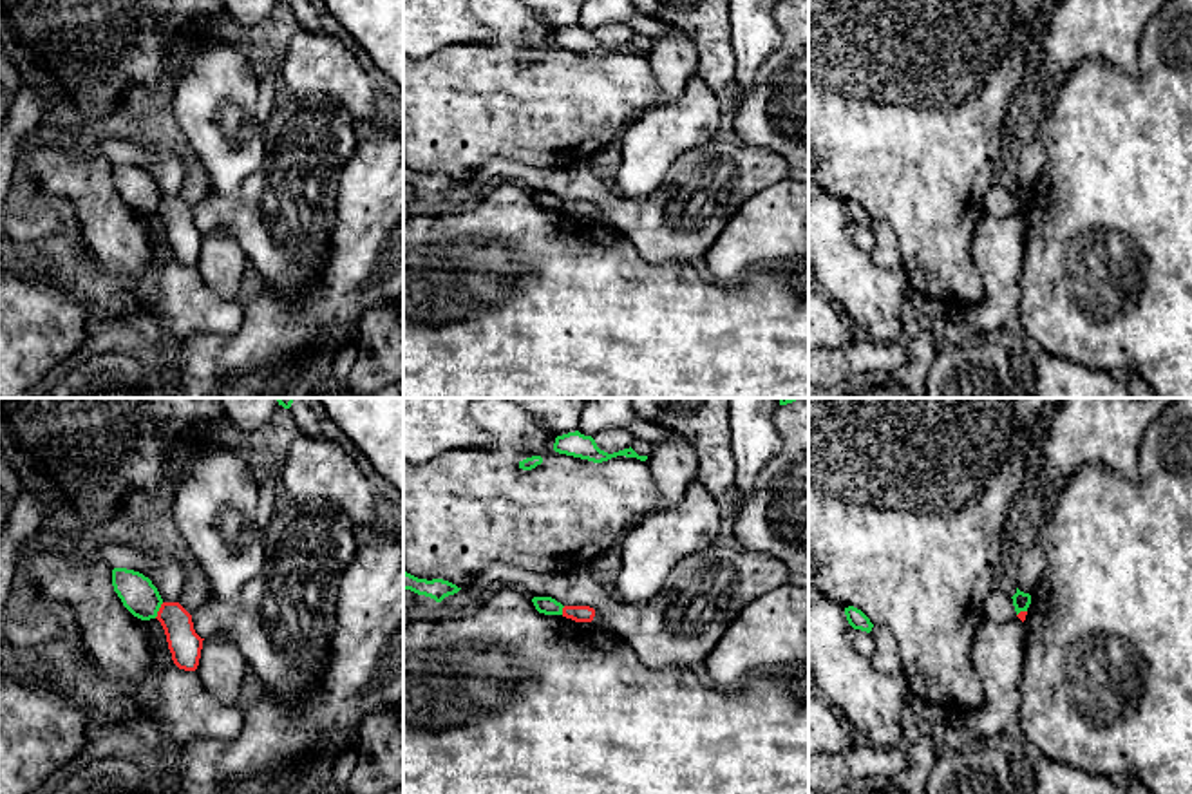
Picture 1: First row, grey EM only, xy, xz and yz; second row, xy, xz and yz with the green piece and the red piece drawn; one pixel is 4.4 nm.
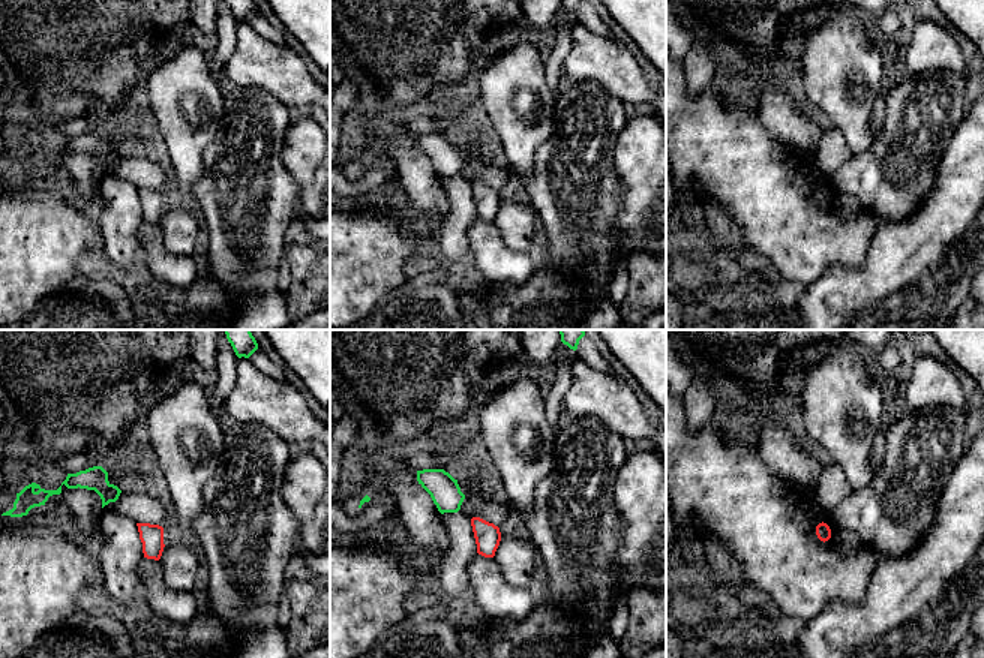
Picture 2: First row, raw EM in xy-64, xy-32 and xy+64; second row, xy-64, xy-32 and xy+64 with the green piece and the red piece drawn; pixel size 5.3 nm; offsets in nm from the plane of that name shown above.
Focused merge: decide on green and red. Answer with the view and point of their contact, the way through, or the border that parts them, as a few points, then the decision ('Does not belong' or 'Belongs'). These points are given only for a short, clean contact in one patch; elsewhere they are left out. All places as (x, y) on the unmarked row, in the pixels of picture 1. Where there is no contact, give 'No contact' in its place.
Touches green at xy (158, 205). Boundary: xy (163, 198), (154, 212). Does not belong

